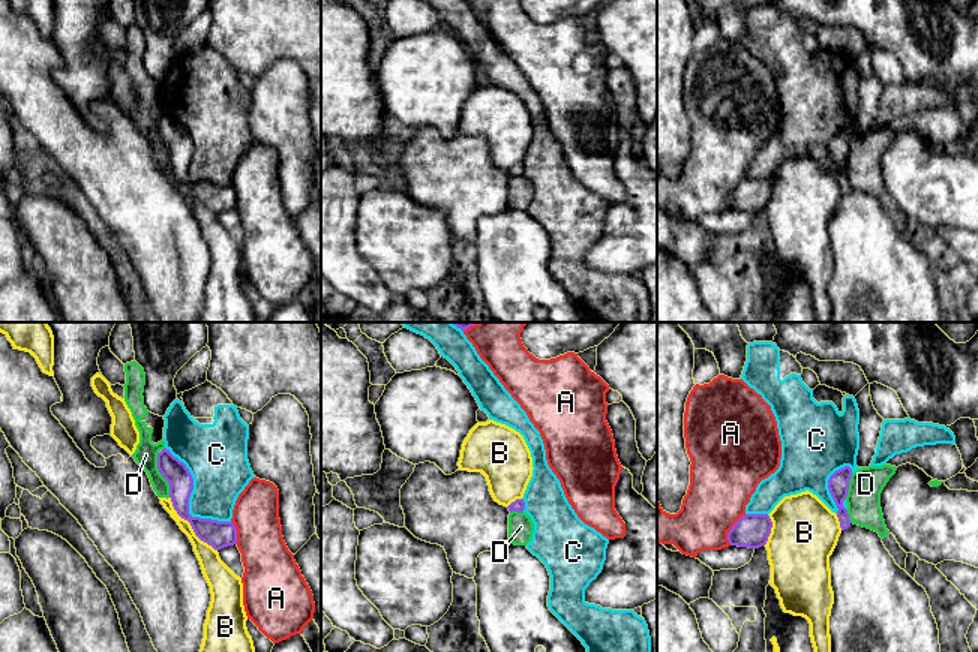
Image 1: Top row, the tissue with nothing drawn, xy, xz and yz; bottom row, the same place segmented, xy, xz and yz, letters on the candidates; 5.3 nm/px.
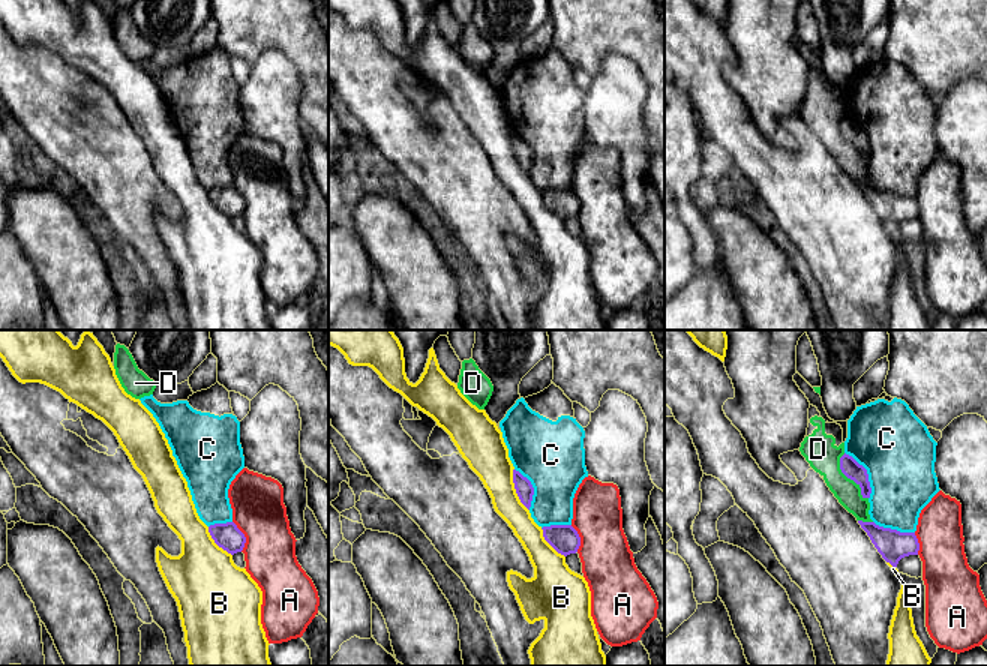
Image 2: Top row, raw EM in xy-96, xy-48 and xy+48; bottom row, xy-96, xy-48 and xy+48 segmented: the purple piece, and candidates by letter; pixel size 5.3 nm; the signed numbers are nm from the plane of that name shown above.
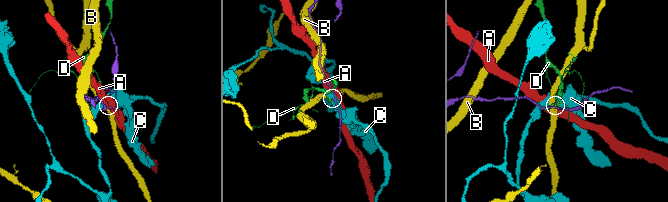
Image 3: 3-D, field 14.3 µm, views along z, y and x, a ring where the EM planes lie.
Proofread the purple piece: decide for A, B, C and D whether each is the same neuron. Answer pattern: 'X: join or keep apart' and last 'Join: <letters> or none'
A: keep apart
B: keep apart
C: keep apart
D: keep apart
Join: none

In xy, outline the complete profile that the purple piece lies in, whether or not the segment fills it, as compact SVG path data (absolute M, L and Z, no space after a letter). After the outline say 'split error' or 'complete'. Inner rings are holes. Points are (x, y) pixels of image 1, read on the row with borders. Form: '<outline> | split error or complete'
M164 448L158 454L158 469L170 484L170 498L177 514L188 520L195 535L220 550L237 544L237 529L232 522L192 517L189 514L189 498L194 490L194 478L183 462Z | complete

